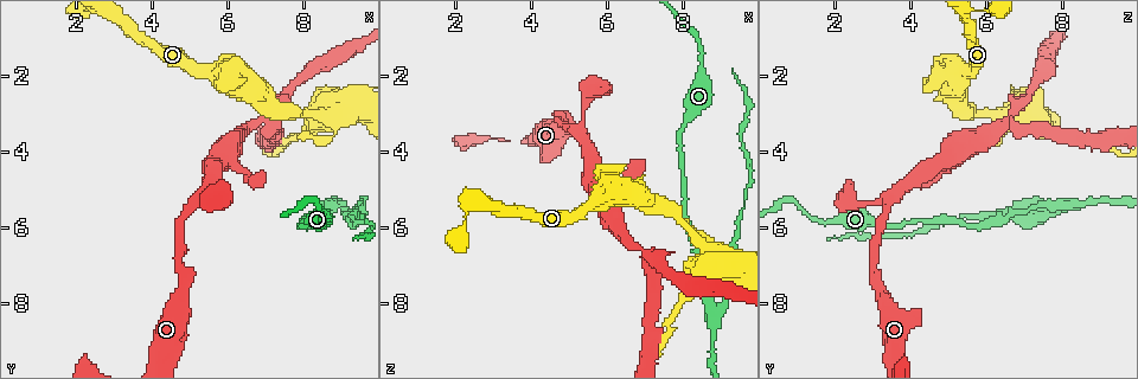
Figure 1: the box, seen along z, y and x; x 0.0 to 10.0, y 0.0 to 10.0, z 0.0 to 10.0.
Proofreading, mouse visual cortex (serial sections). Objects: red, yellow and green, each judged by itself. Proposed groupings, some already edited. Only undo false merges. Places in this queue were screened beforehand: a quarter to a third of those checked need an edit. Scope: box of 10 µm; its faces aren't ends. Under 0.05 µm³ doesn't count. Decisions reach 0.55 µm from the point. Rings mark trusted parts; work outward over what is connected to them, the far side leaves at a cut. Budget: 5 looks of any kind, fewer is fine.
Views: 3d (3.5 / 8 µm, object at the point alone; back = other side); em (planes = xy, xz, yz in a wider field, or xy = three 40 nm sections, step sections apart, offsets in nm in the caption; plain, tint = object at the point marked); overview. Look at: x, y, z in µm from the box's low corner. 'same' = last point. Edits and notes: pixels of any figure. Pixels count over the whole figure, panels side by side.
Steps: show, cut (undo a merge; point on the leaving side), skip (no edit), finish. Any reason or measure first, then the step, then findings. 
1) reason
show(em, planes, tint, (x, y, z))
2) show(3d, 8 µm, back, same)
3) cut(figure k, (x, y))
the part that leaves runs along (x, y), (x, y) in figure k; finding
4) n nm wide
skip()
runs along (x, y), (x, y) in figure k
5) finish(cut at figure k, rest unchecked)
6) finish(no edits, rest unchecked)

sudden change in width
show(3d, 3.5 µm, (8.65, 2.95, 6.65))

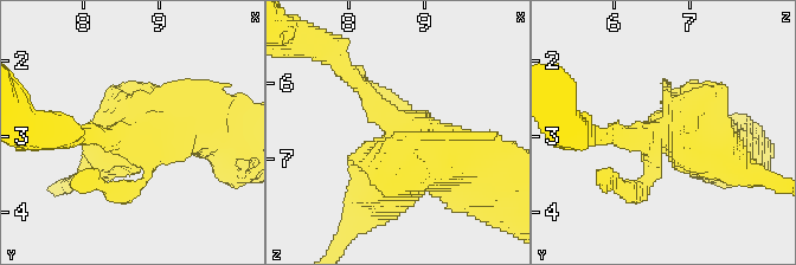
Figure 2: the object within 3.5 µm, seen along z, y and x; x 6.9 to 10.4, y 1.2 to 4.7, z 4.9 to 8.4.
show(em, xy, step 5, tint, (8.70, 3.00, 6.60))

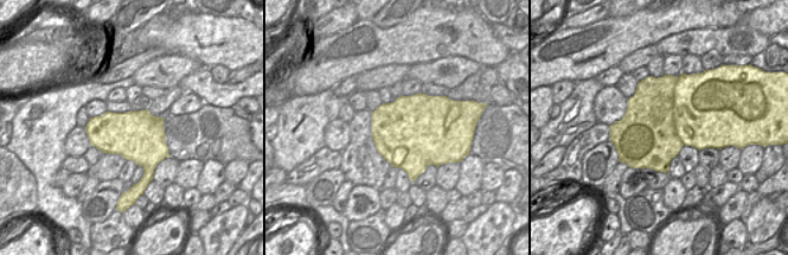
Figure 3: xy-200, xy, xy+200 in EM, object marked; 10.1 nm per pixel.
750 nm wide
cut(figure 2, (92, 167))
border along (94, 146), (128, 125), (164, 158) in figure 3; a second cell is stuck on

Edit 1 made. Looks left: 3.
two arms in line, one across
show(3d, 8 µm, (6.95, 3.10, 6.50))

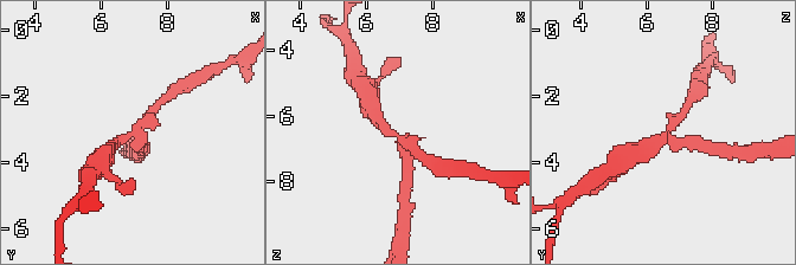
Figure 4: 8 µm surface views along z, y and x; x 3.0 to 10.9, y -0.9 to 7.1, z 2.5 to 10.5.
zoom in
show(3d, 3.5 µm, same)

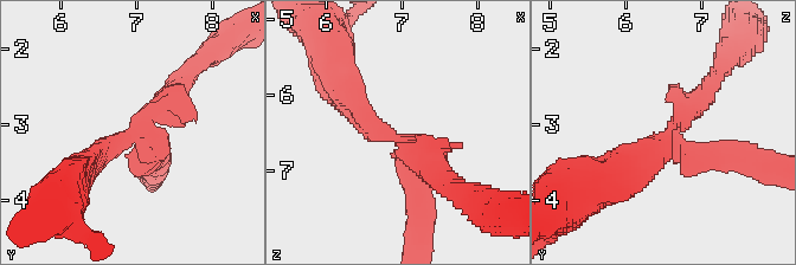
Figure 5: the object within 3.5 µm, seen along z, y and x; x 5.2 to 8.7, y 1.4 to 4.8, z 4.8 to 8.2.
show(em, xy, step 3, tint, (6.90, 3.10, 6.60))

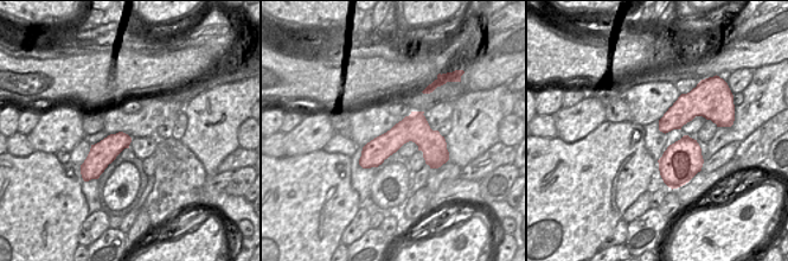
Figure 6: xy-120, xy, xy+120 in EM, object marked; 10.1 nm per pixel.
3 arms; arms of 300, 300, 350 nm
cut(figure 5, (721, 161))
the part that leaves runs along (681, 147), (691, 157), (778, 168) in figure 5; two cells meet here

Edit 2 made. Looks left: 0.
finish(cut at figure 2, cut at figure 5, rest unchecked)

